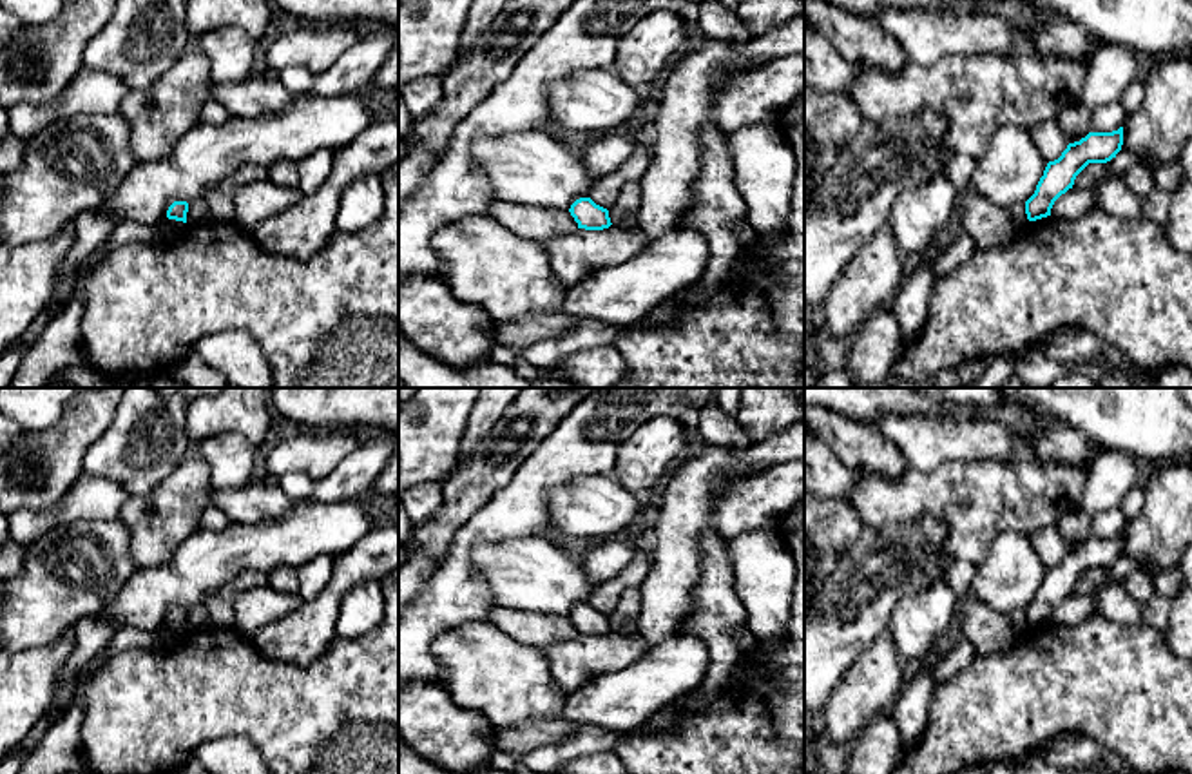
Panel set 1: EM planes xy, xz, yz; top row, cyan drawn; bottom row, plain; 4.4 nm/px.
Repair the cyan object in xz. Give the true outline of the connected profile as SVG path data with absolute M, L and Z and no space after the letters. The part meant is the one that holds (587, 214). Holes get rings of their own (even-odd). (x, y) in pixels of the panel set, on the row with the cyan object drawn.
M591 198L576 199L571 205L569 212L574 218L574 221L578 223L578 228L603 230L612 225L610 218L609 218L609 210L596 205Z

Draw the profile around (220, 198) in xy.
M241 165L232 176L217 185L212 185L203 199L207 201L212 218L219 221L234 221L236 218L236 192L239 187L268 179L268 169L263 165Z

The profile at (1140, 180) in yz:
M1136 165L1125 172L1123 181L1138 198L1145 199L1156 189L1156 172L1145 165Z

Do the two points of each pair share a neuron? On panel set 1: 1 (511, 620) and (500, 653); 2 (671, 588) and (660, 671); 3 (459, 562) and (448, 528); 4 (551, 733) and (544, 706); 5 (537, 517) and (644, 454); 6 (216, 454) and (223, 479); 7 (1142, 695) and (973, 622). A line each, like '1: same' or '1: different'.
1: different
2: different
3: different
4: different
5: different
6: same
7: different

